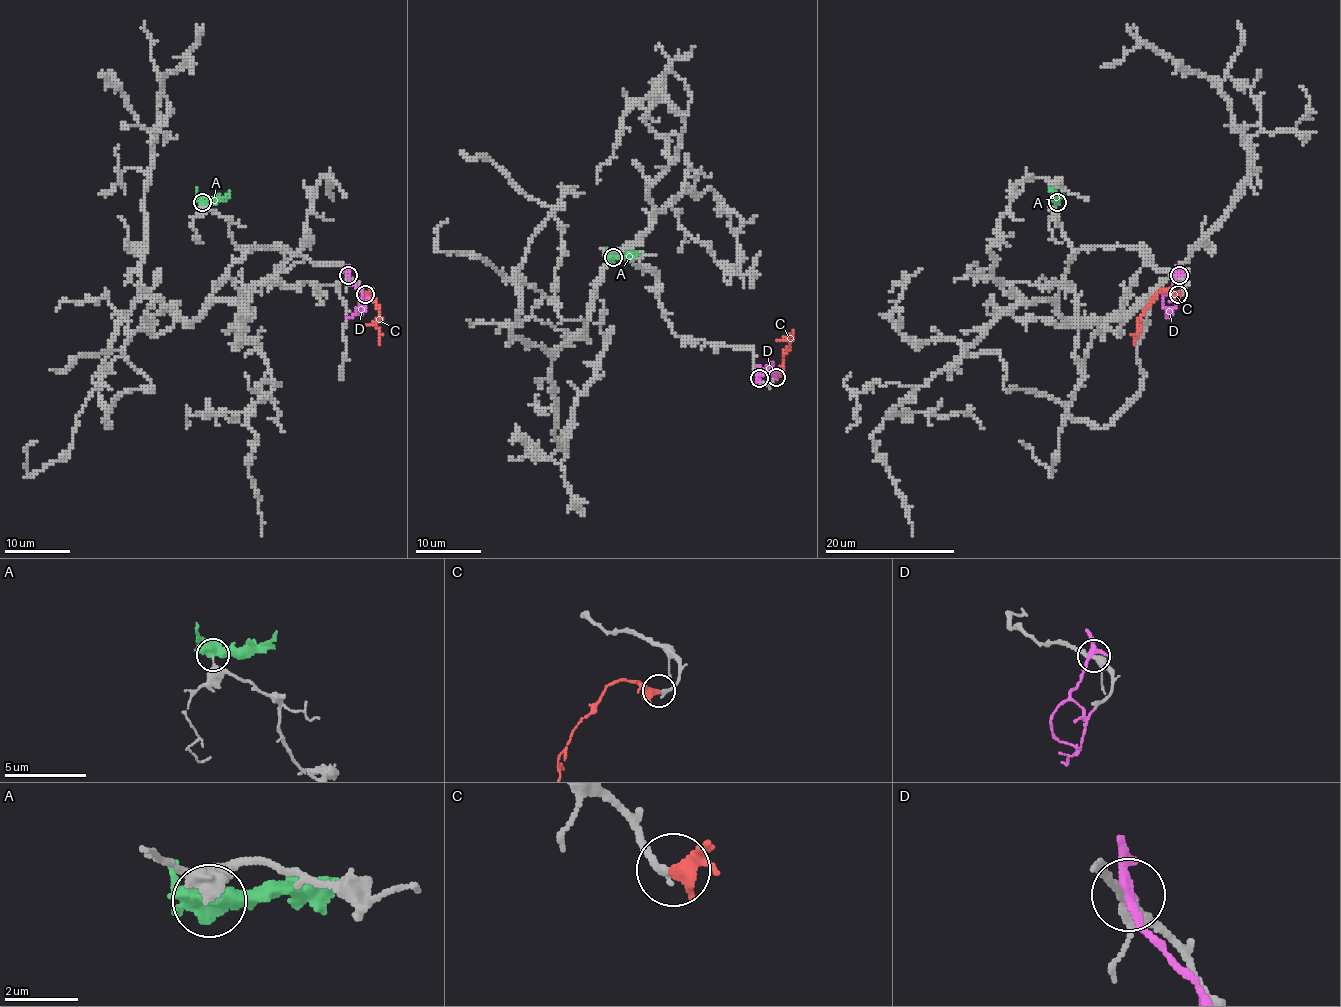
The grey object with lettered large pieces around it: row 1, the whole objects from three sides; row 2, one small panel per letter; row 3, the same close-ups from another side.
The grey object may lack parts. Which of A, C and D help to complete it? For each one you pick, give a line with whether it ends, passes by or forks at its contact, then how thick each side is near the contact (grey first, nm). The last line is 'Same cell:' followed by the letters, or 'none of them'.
C: it ends; calibres 240 and 420 nm
Same cell: C

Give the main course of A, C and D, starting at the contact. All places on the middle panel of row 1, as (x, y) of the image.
A: (613, 257), (639, 254)
C: (775, 378), (790, 342), (787, 339), (788, 332)
D: (759, 378), (770, 370), (775, 375), (757, 365)

